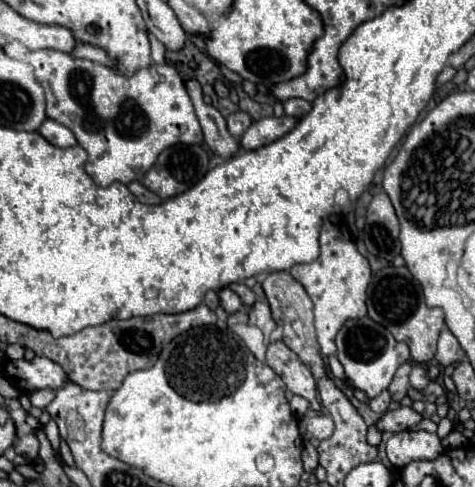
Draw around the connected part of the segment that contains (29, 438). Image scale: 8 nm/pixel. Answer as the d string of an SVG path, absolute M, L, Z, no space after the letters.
M29 433L29 435L25 435L23 439L19 439L15 443L15 453L17 455L23 455L27 459L35 459L37 457L37 451L39 451L39 441L37 441L35 433Z

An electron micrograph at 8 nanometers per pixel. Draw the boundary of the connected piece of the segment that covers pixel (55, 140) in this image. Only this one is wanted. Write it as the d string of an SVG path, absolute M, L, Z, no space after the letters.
M45 119L43 125L39 127L39 133L51 145L57 145L57 147L73 147L73 145L77 145L77 139L73 137L73 133L67 127L63 127L57 121L53 121L53 119Z

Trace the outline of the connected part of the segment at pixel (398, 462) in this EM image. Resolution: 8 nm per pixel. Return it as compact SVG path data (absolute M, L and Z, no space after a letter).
M401 431L387 441L387 457L393 467L403 469L411 461L433 461L441 455L441 439L427 431Z

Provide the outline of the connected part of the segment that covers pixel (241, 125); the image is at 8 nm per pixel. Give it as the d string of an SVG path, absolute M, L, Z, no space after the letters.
M243 111L231 113L231 115L227 117L229 133L231 133L235 139L239 139L239 137L241 137L241 133L245 133L245 129L247 129L251 123L253 123L253 119L251 119L247 113L243 113Z

